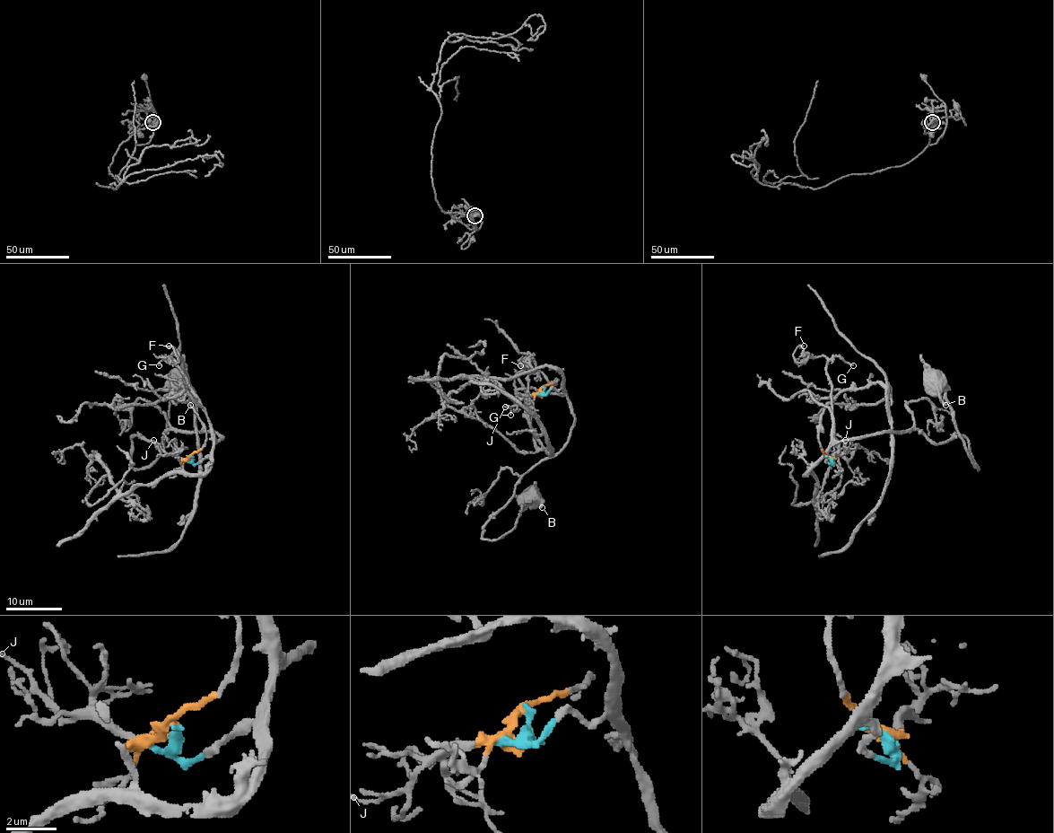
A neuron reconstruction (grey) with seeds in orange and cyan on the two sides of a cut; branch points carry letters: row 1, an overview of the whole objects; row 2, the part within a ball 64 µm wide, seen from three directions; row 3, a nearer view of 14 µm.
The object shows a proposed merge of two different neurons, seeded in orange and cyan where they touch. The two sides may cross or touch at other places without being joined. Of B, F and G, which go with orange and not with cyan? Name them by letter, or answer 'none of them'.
none of them

